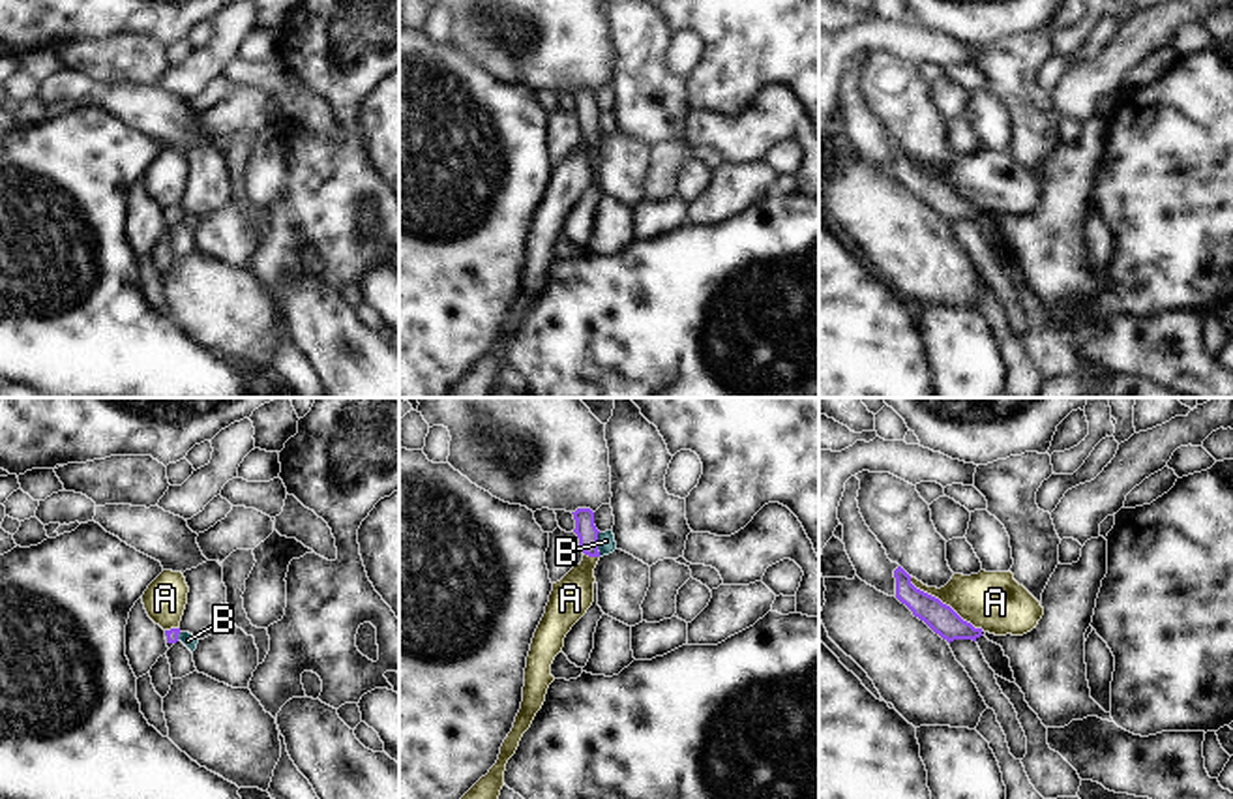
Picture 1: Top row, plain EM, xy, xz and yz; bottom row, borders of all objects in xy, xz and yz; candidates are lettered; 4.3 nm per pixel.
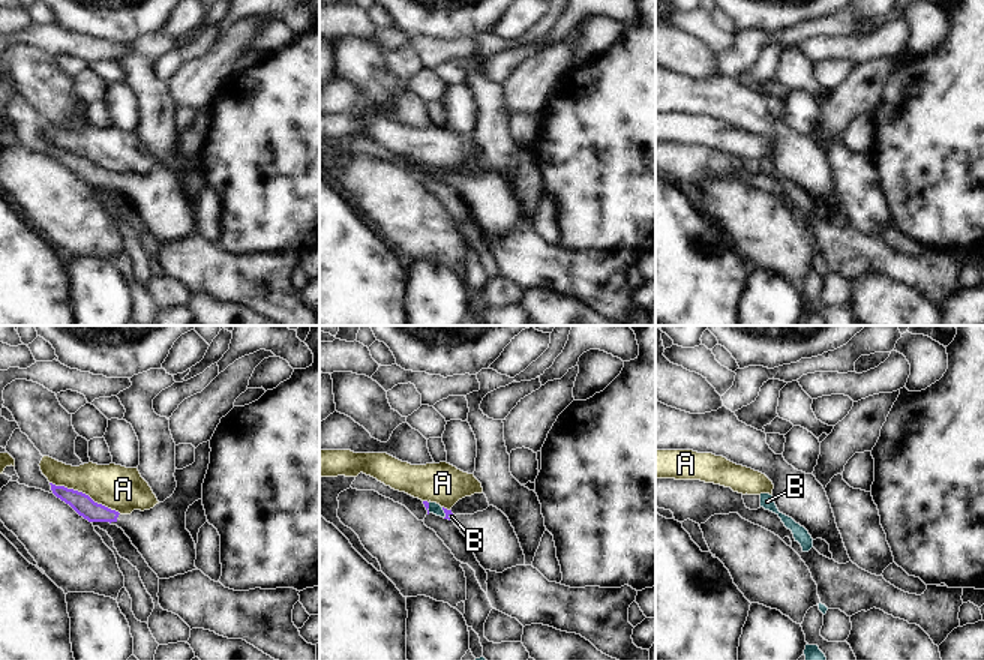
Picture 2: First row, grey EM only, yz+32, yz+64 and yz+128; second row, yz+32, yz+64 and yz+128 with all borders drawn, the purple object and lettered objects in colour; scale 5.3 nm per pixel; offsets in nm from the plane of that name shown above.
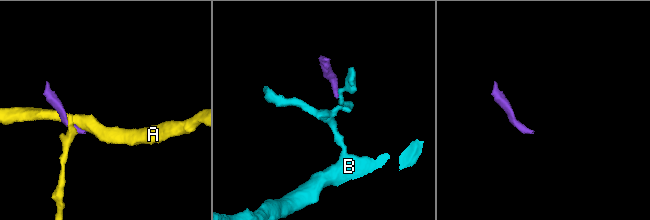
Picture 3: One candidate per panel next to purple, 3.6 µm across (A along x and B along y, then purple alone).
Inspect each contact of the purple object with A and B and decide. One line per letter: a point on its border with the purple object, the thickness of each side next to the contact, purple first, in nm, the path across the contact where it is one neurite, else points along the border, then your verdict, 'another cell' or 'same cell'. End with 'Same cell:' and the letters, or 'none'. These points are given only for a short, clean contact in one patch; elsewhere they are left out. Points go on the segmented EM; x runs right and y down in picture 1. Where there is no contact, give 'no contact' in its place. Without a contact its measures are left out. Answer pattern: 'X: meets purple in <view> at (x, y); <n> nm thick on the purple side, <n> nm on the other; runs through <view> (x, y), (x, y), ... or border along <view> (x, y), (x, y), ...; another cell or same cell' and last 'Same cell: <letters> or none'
A: meets purple in yz at (945, 604); 120 nm thick on the purple side, 260 nm on the other; border along yz (909, 576), (917, 587), (937, 597), (964, 619), (982, 629); another cell
B: meets purple in xz at (596, 544); 90 nm thick on the purple side, 80 nm on the other; another cell
Same cell: none

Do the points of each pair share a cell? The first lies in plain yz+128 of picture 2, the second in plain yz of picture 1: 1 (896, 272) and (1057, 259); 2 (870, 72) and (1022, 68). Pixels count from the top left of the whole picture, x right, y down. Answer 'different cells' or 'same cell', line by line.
1: different cells
2: different cells

